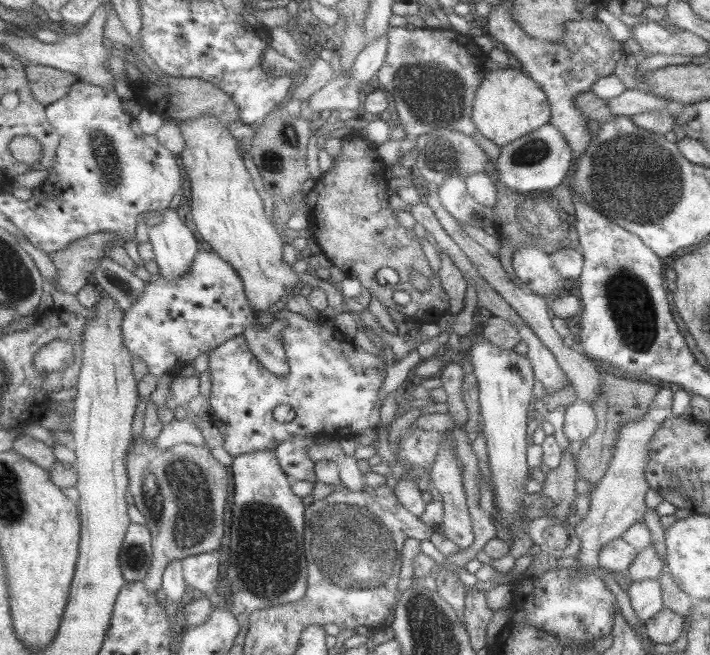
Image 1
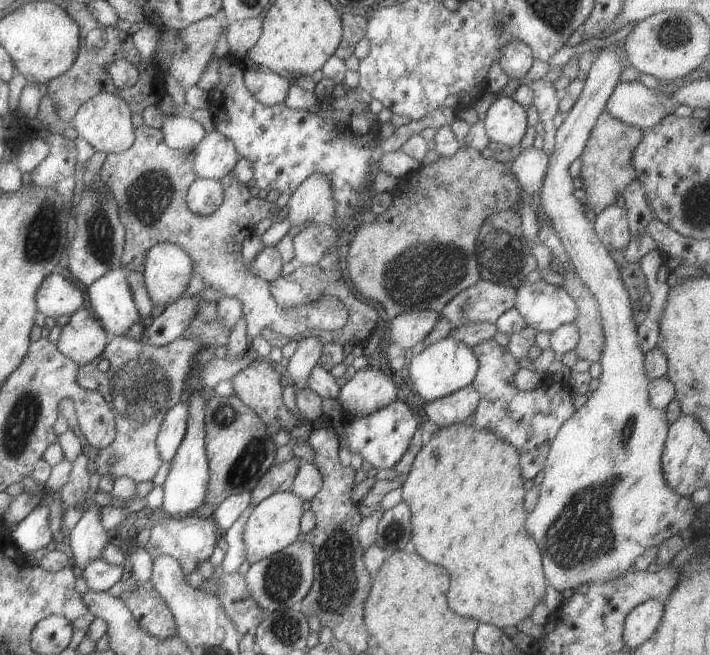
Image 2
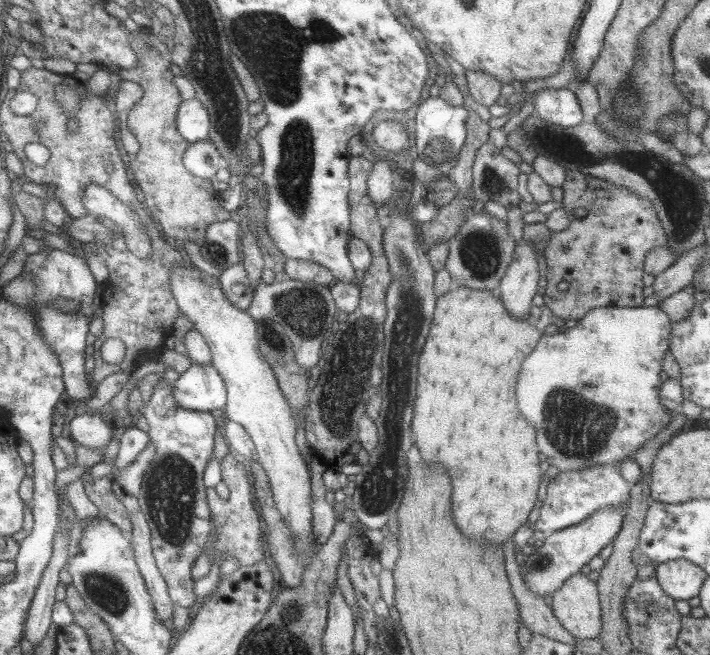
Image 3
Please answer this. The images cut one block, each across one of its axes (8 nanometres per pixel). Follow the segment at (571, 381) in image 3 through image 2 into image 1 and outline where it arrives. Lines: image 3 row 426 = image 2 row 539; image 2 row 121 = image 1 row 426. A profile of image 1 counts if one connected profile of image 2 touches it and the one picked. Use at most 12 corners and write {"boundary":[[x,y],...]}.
{"boundary":[[575,399],[565,408],[562,432],[577,446],[595,430],[591,405]]}

